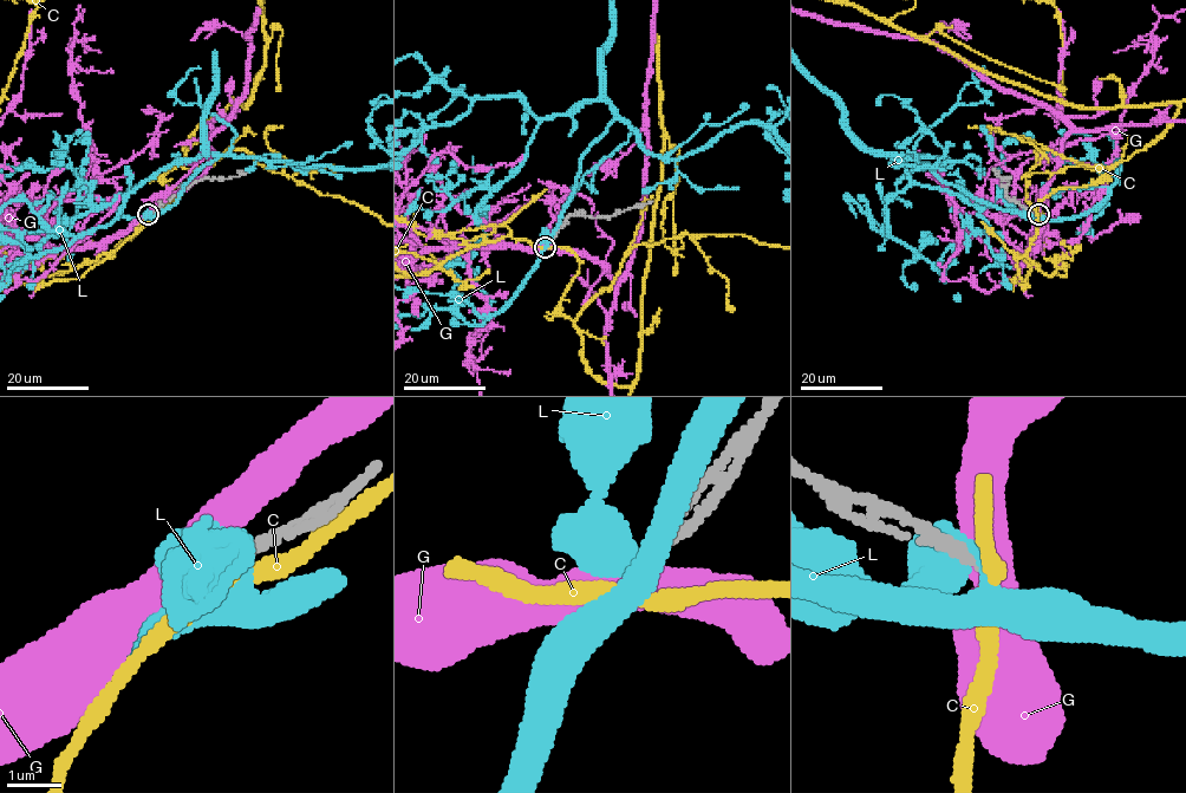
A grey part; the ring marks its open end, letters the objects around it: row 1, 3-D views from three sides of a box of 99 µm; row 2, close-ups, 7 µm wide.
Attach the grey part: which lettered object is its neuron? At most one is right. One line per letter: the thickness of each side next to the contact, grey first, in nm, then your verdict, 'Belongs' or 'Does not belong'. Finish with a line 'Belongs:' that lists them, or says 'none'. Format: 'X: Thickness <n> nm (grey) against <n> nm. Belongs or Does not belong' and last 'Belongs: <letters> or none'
C: Thickness 240 nm (grey) against 320 nm. Does not belong
G: Thickness 240 nm (grey) against 550 nm. Does not belong
L: Thickness 280 nm (grey) against 480 nm. Does not belong
Belongs: none

